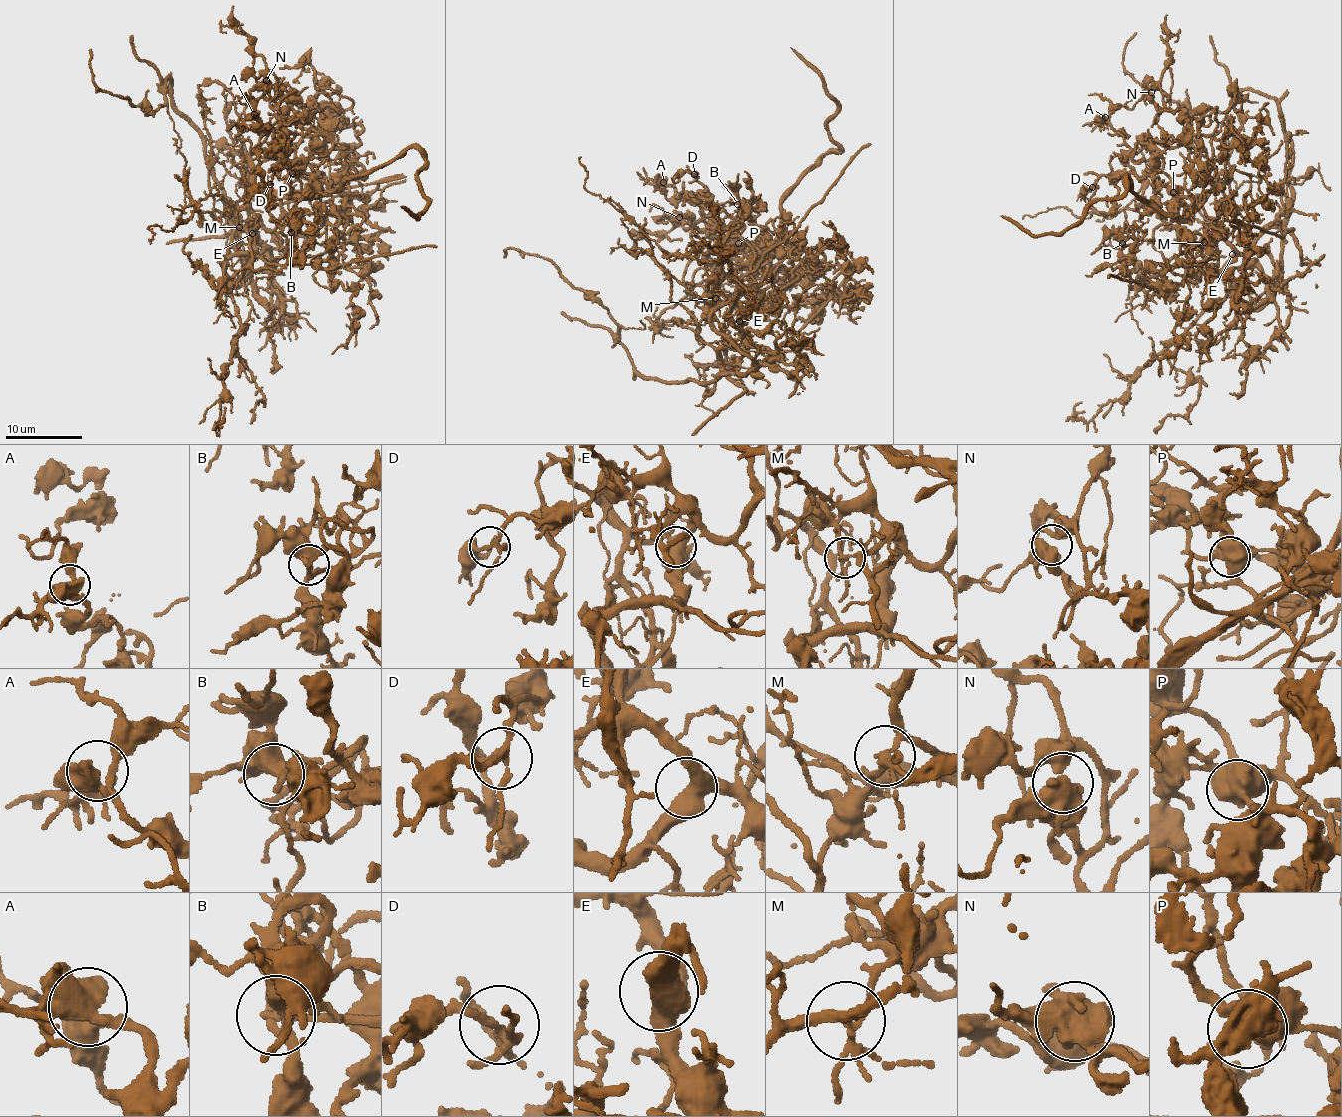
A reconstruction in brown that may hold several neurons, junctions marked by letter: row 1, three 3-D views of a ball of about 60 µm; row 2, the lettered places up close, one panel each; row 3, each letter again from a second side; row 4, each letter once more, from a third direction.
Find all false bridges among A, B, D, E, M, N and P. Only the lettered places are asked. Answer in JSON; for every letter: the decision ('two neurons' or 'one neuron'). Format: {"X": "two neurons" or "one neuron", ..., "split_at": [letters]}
{"A": "one neuron", "B": "one neuron", "D": "one neuron", "E": "one neuron", "M": "two neurons", "N": "one neuron", "P": "two neurons", "split_at": ["M", "P"]}

